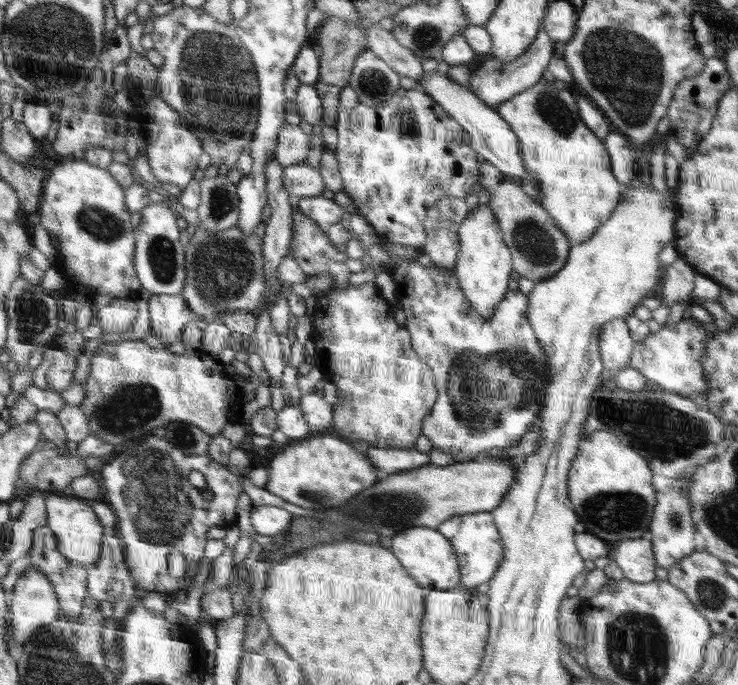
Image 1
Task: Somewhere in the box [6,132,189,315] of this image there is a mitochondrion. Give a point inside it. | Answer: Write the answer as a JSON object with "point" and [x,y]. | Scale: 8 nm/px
{"point":[99,223]}

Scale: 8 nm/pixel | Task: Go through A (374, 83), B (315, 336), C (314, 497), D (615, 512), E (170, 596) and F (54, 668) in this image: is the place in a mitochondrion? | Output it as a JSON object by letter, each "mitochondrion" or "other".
{"A":"mitochondrion","B":"other","C":"mitochondrion","D":"mitochondrion","E":"other","F":"mitochondrion"}

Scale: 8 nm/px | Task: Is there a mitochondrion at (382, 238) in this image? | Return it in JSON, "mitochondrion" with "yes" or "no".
{"mitochondrion":"no"}

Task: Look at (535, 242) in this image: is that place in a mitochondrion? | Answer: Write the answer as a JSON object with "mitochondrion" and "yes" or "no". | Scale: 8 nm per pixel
{"mitochondrion":"yes"}

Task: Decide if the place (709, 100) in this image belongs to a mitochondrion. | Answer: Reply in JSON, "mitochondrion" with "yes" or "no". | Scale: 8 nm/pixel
{"mitochondrion":"no"}

